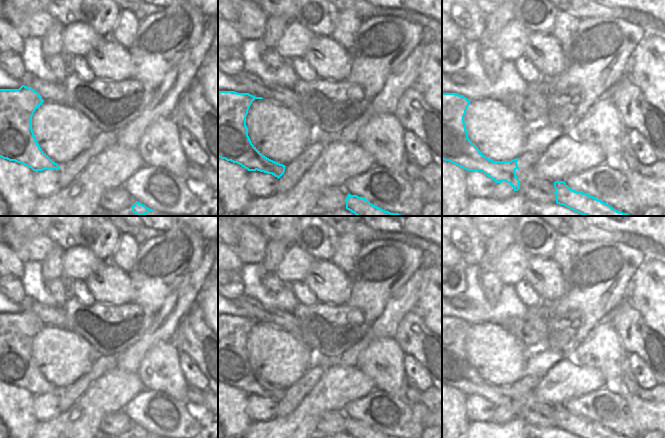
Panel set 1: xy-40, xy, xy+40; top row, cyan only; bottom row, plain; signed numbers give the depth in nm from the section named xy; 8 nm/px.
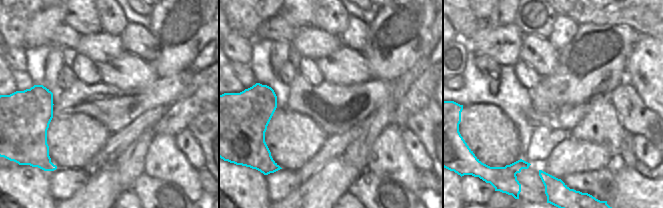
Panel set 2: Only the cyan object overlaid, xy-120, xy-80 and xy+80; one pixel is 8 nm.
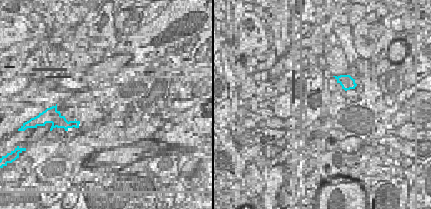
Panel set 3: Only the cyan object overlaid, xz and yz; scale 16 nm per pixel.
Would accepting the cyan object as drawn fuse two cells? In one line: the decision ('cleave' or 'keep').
cleave

